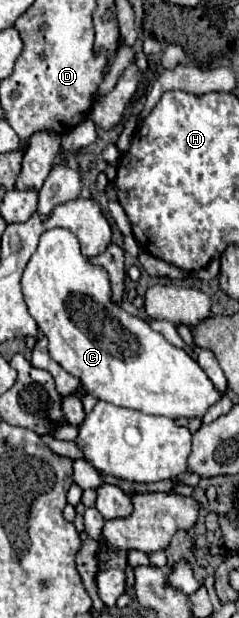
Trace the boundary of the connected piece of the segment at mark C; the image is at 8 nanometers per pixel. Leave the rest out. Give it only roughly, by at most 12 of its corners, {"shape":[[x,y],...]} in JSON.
{"shape":[[53,228],[25,268],[49,354],[95,398],[203,418],[197,360],[111,302]]}

